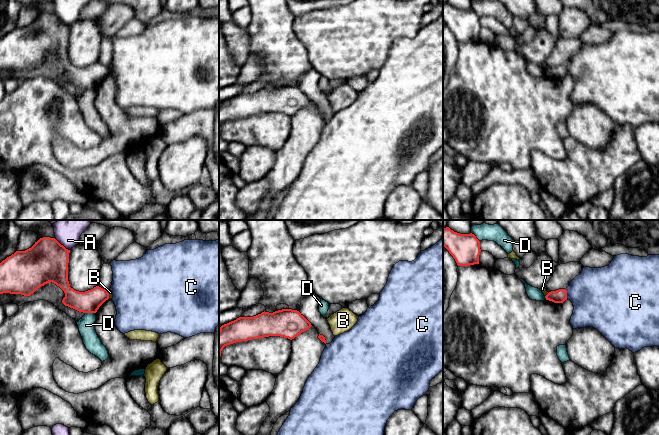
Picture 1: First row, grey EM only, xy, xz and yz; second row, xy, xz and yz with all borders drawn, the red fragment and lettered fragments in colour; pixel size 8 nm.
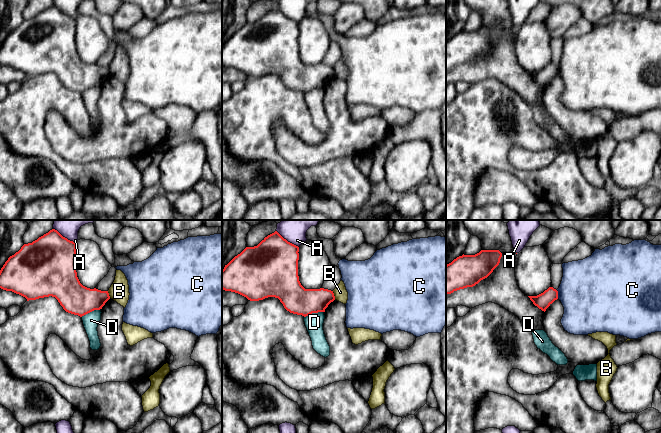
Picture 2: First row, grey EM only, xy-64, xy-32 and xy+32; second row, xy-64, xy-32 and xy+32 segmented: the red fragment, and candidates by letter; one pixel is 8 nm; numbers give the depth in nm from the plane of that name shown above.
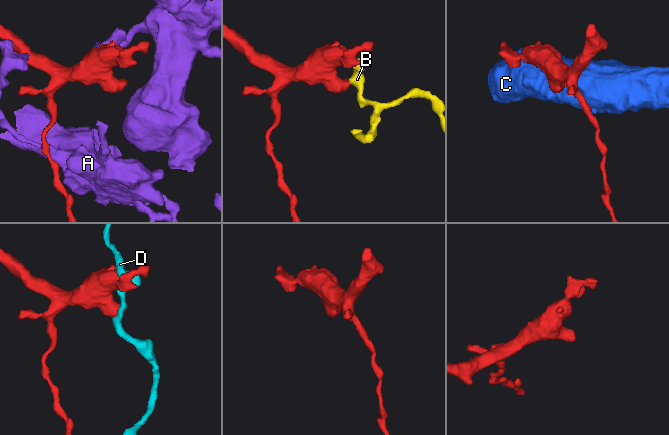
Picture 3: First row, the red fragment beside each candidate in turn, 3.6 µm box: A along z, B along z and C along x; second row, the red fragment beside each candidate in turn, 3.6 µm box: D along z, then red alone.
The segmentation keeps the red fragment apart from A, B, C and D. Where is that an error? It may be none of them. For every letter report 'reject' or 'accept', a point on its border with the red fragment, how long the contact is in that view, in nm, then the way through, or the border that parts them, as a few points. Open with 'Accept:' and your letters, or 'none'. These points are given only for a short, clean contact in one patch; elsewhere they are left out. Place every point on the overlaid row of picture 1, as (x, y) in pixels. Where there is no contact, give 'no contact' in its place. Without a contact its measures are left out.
Accept: none
A: reject; meets red in xy at (62, 245); contact 150 nm long
B: reject; meets red in xy at (108, 295); contact 70 nm long; border along xy (107, 291), (109, 298)
C: reject; meets red in yz at (566, 294); contact 80 nm long; border along yz (565, 289), (567, 298)
D: reject; meets red in xy at (90, 312); contact 80 nm long

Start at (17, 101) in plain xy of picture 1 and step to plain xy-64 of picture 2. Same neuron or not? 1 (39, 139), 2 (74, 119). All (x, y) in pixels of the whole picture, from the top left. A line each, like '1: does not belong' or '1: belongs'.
1: belongs
2: belongs

